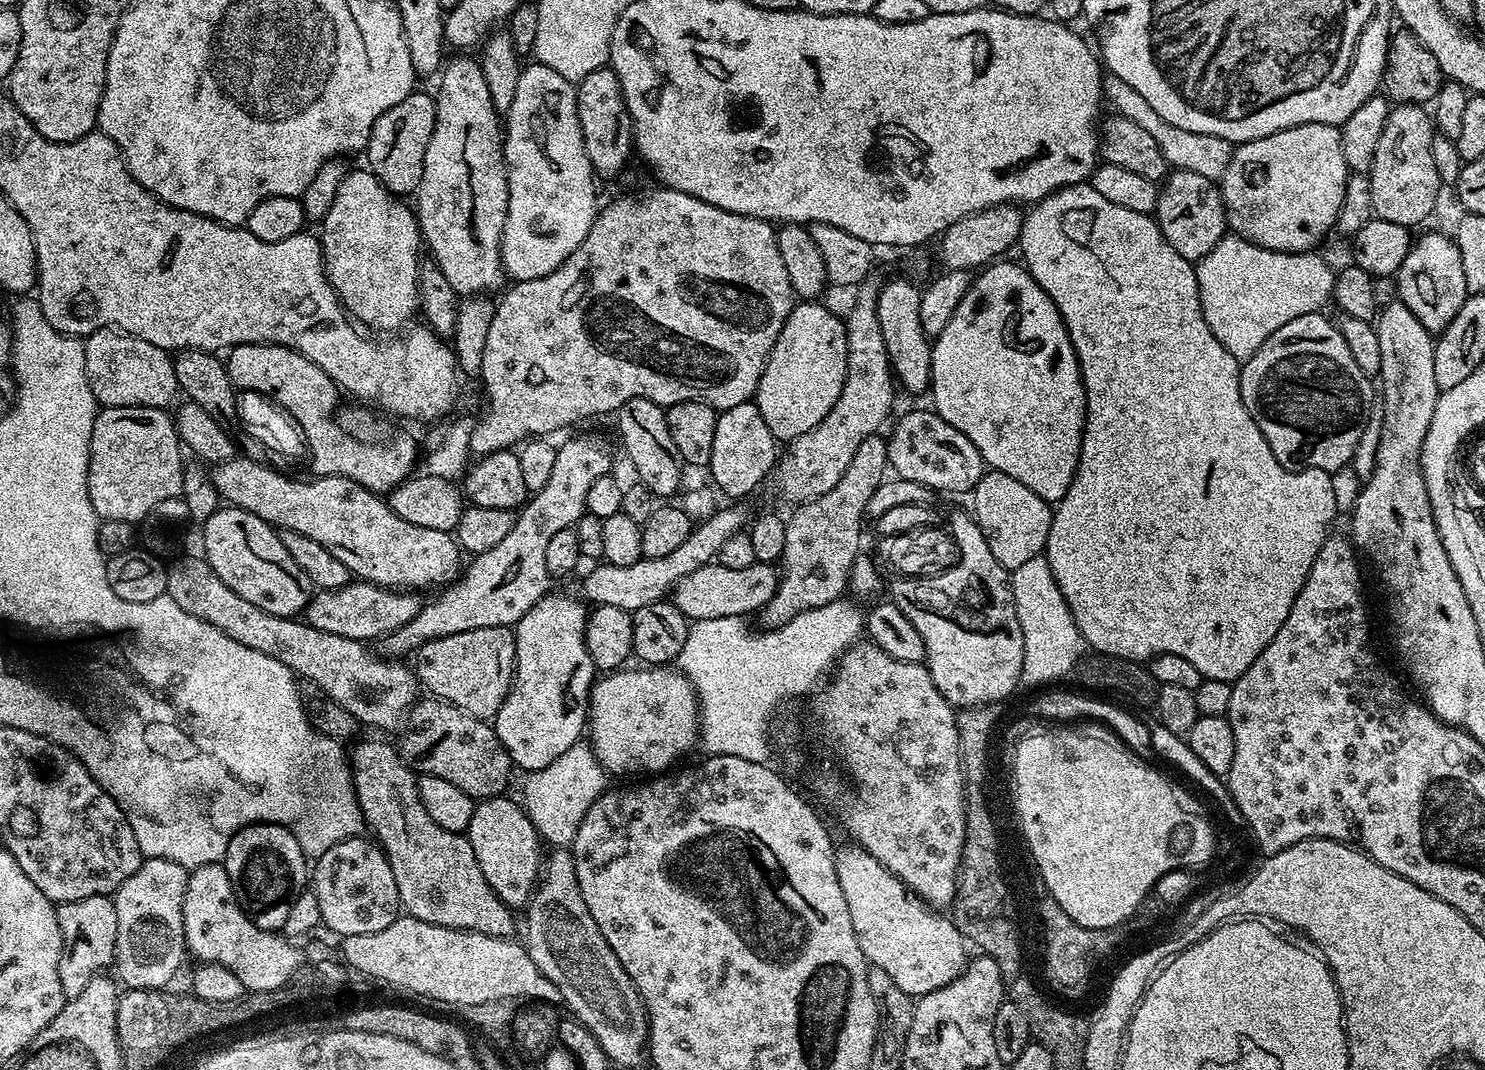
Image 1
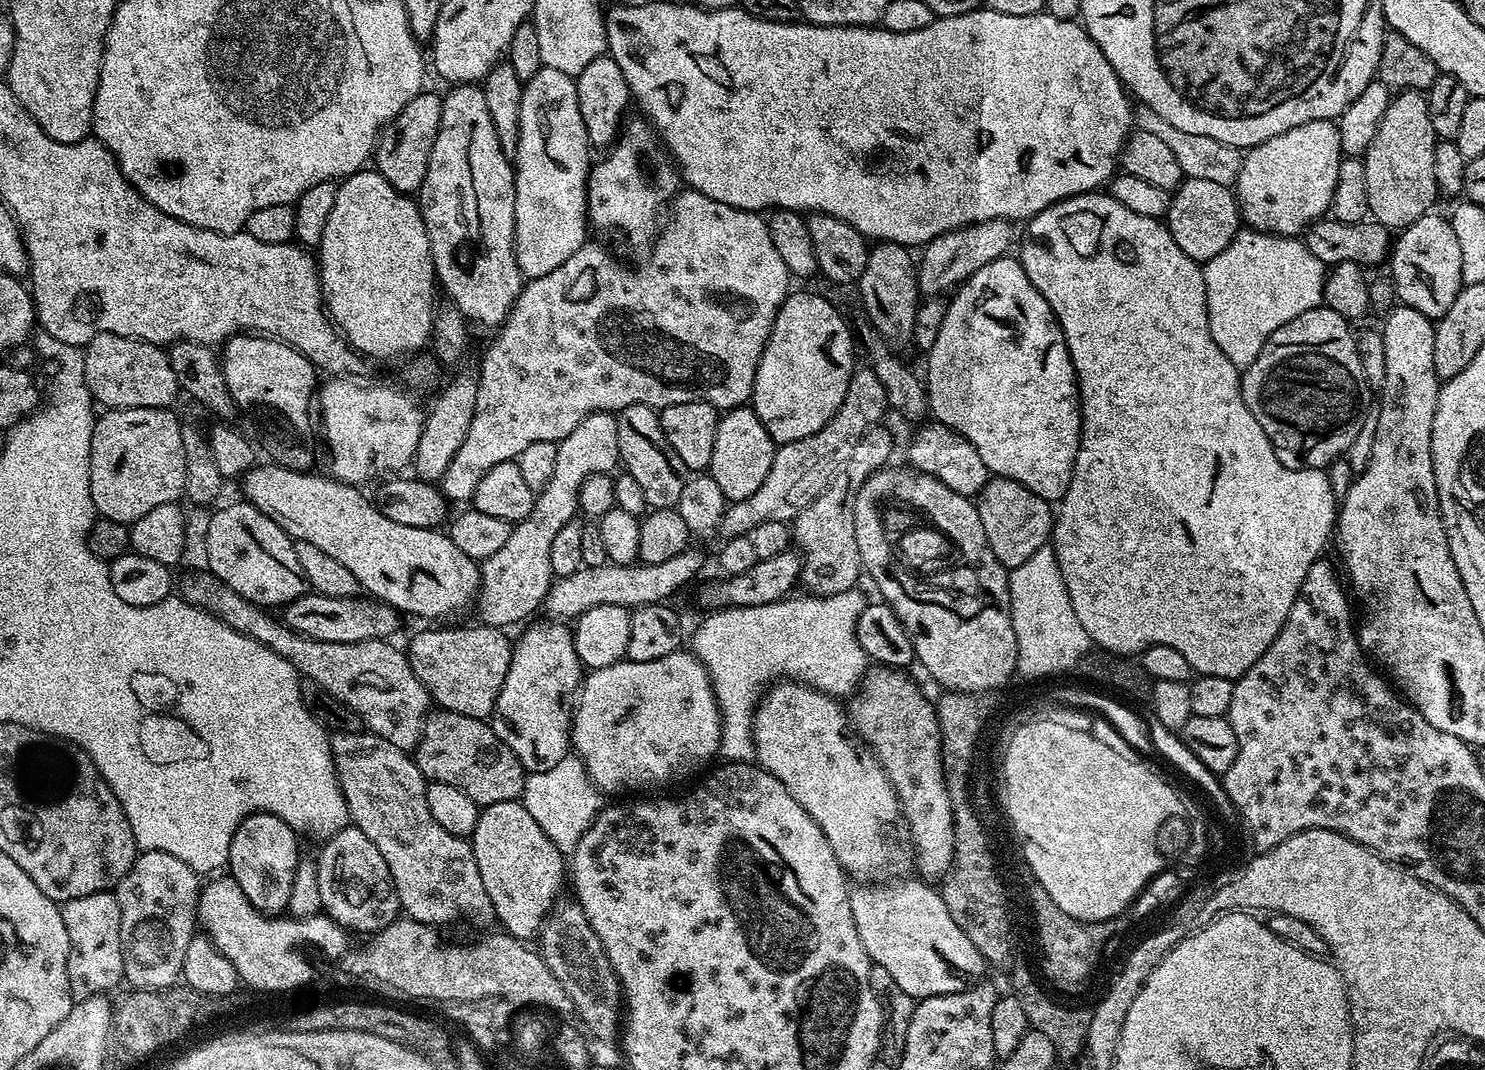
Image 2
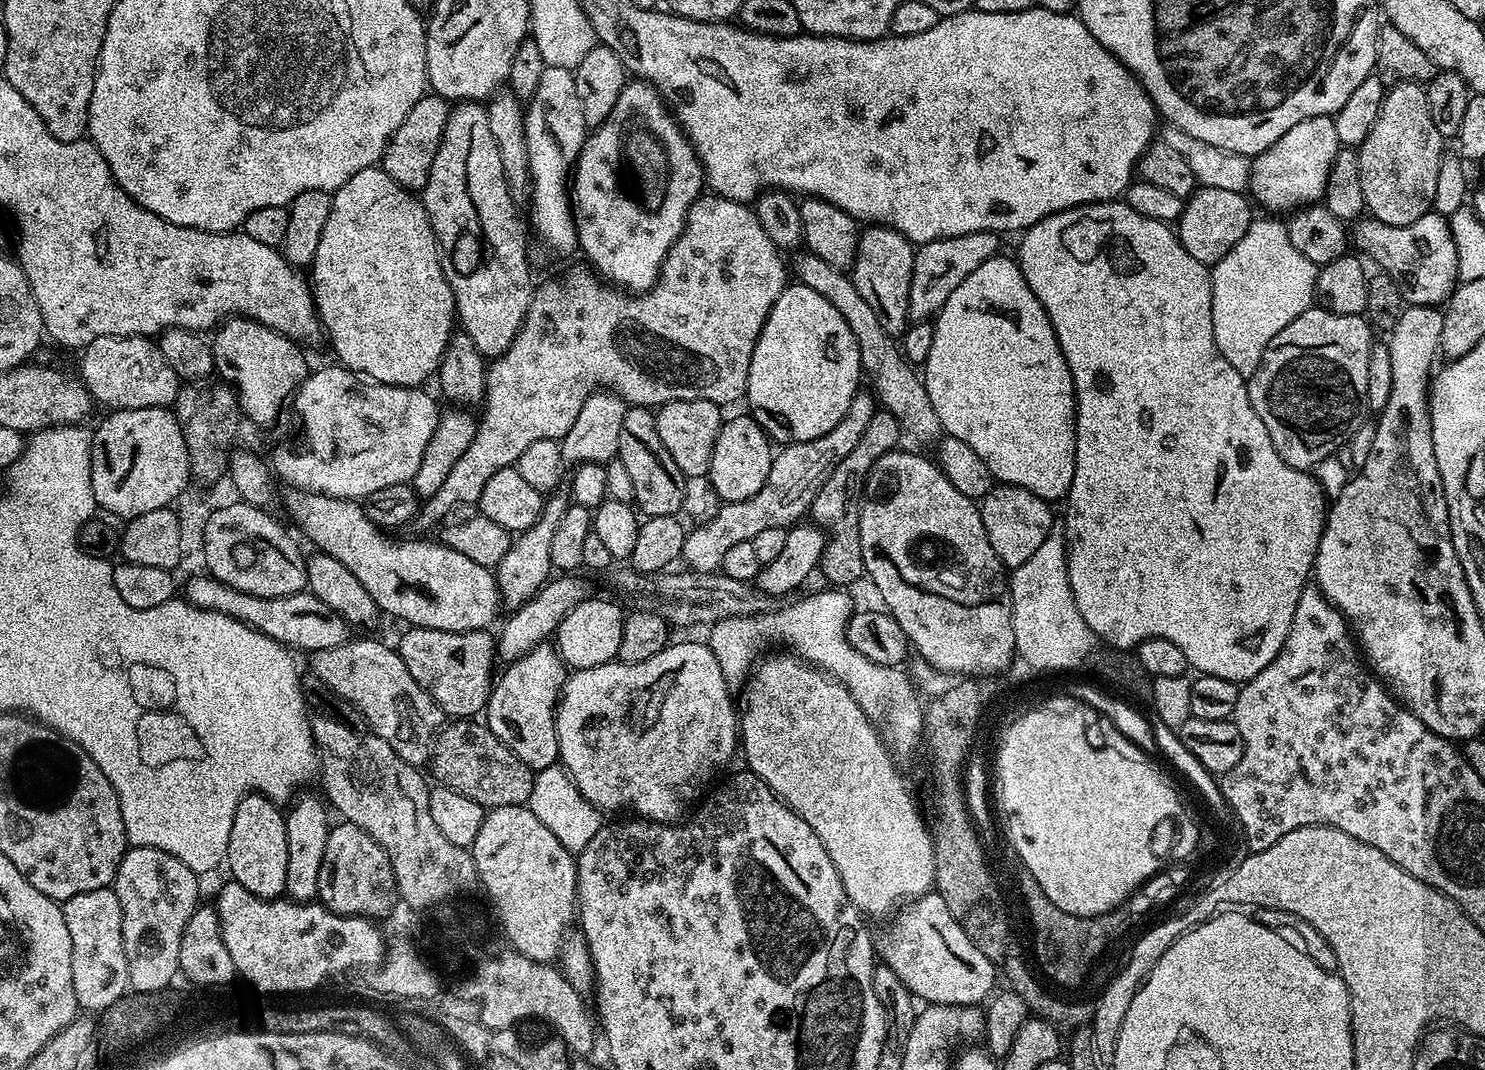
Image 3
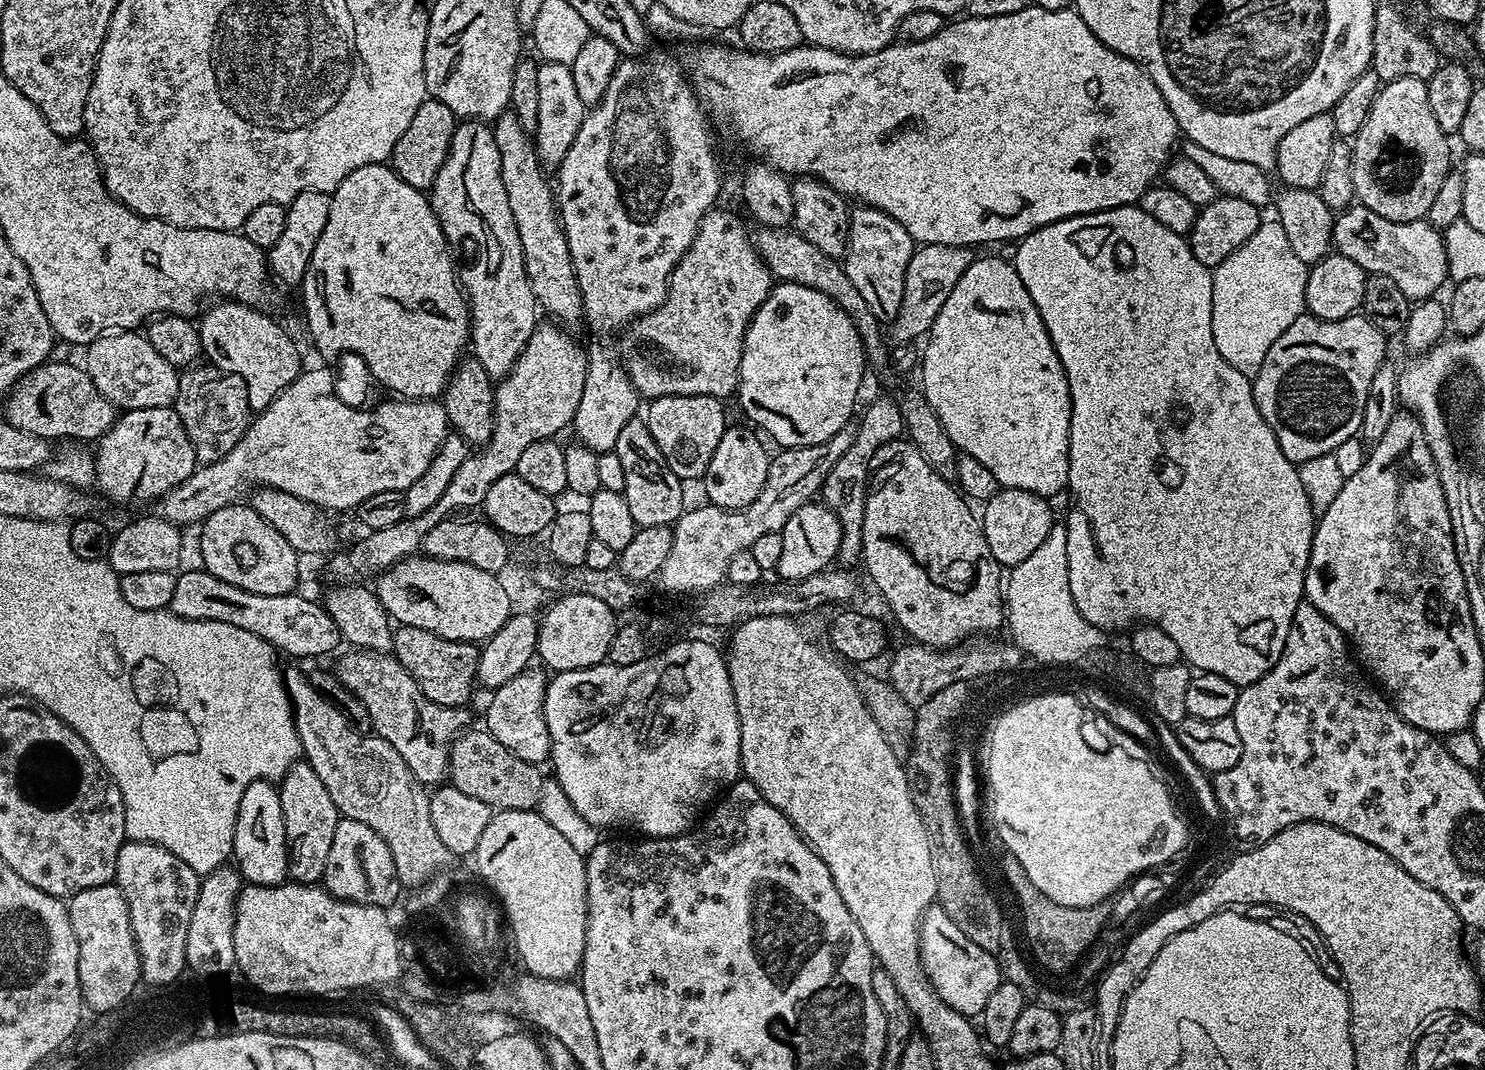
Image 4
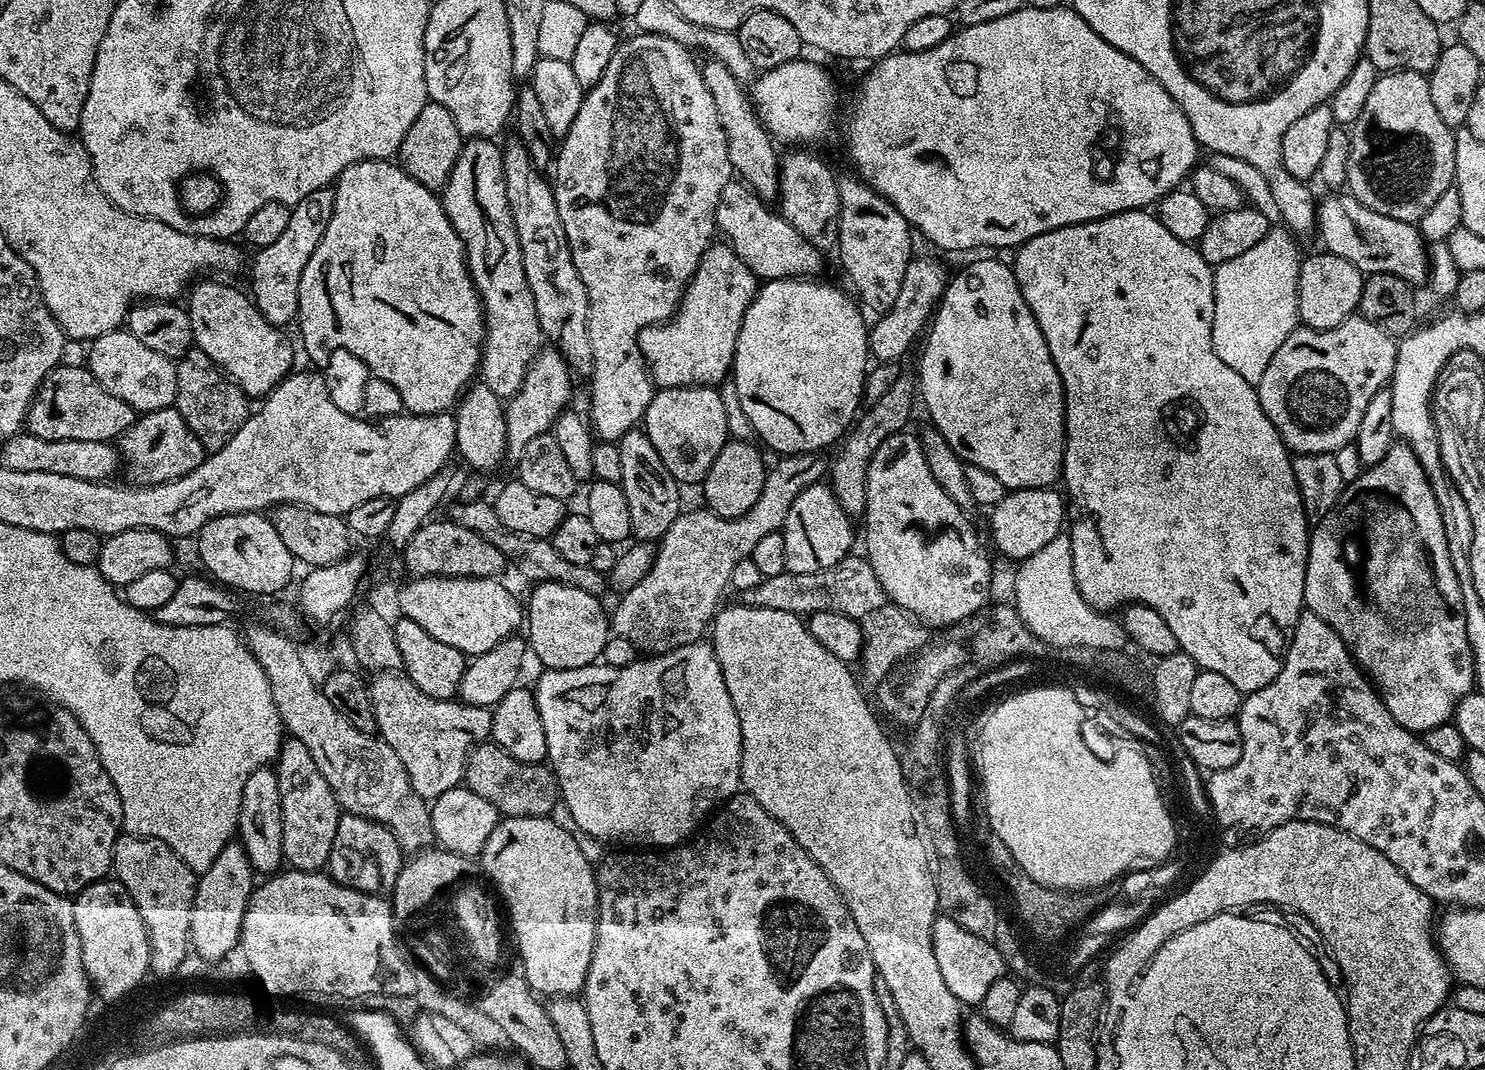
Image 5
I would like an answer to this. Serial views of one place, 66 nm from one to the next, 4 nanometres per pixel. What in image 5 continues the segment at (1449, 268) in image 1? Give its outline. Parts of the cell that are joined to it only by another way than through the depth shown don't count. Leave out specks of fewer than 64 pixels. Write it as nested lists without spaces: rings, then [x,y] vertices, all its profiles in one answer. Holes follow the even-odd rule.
[[[1328,194],[1324,201],[1321,199],[1317,203],[1316,227],[1318,235],[1320,234],[1324,239],[1323,247],[1329,252],[1346,258],[1346,262],[1358,266],[1358,270],[1362,273],[1394,274],[1413,286],[1419,286],[1420,283],[1423,285],[1429,279],[1429,249],[1415,223],[1398,218],[1386,218],[1386,214],[1378,214],[1370,210],[1370,206],[1358,202],[1350,194]]]

